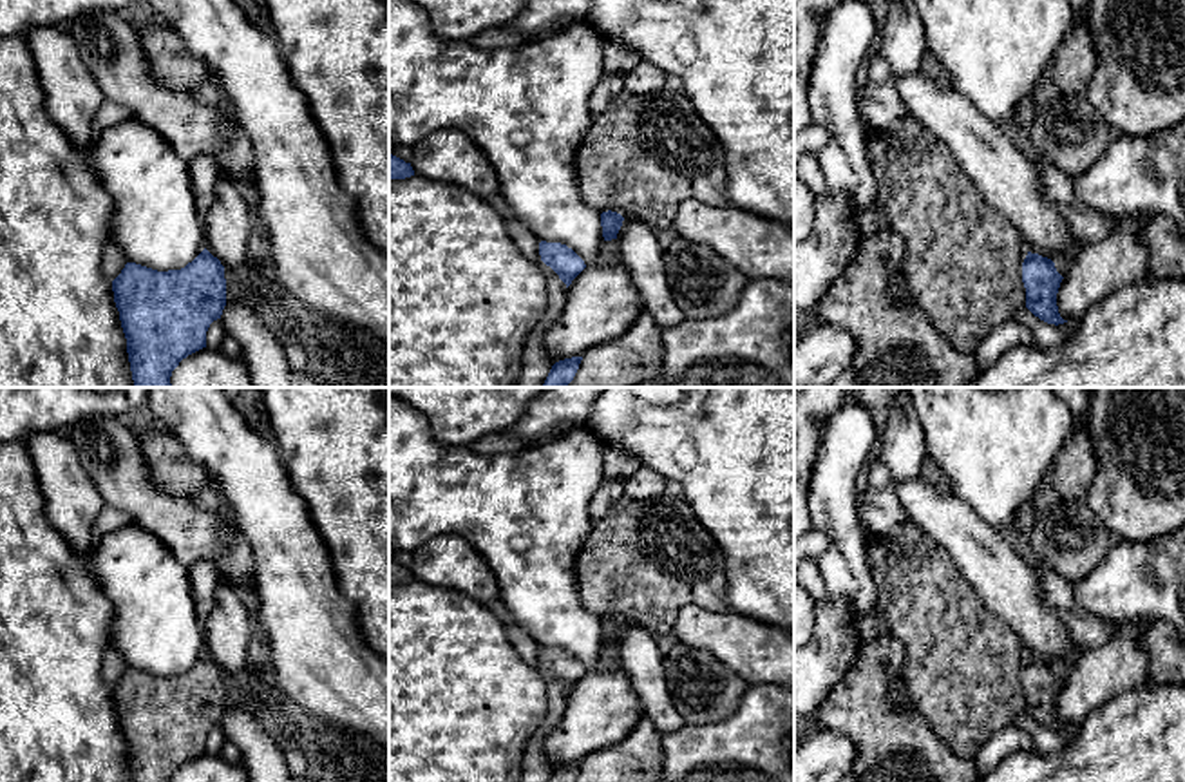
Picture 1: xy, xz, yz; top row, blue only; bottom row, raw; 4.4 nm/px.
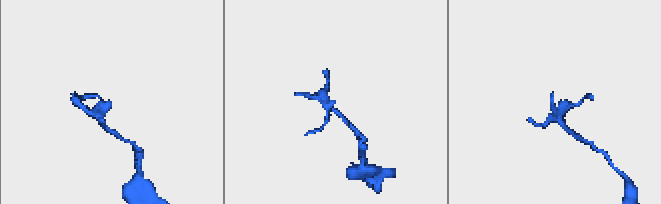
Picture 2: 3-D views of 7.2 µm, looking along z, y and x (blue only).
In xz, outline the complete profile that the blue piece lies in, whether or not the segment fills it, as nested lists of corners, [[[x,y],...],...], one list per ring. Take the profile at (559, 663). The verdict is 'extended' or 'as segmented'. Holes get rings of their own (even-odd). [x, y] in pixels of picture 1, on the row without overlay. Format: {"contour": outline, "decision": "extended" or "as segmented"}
{"contour": [[[541,646],[539,661],[541,666],[559,681],[566,693],[586,673],[584,666],[572,653],[561,648]]], "decision": "as segmented"}

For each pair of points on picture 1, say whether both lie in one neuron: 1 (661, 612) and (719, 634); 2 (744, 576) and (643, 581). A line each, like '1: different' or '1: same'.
1: different
2: different

